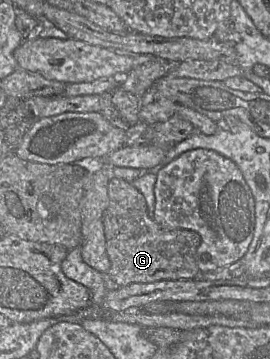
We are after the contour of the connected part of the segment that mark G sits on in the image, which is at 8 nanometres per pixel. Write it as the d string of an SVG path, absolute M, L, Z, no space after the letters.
M112 177L108 186L109 205L104 213L104 232L107 253L111 262L105 276L107 290L133 283L152 283L161 280L188 280L200 275L196 250L201 238L187 229L166 230L148 215L143 194L130 182Z

